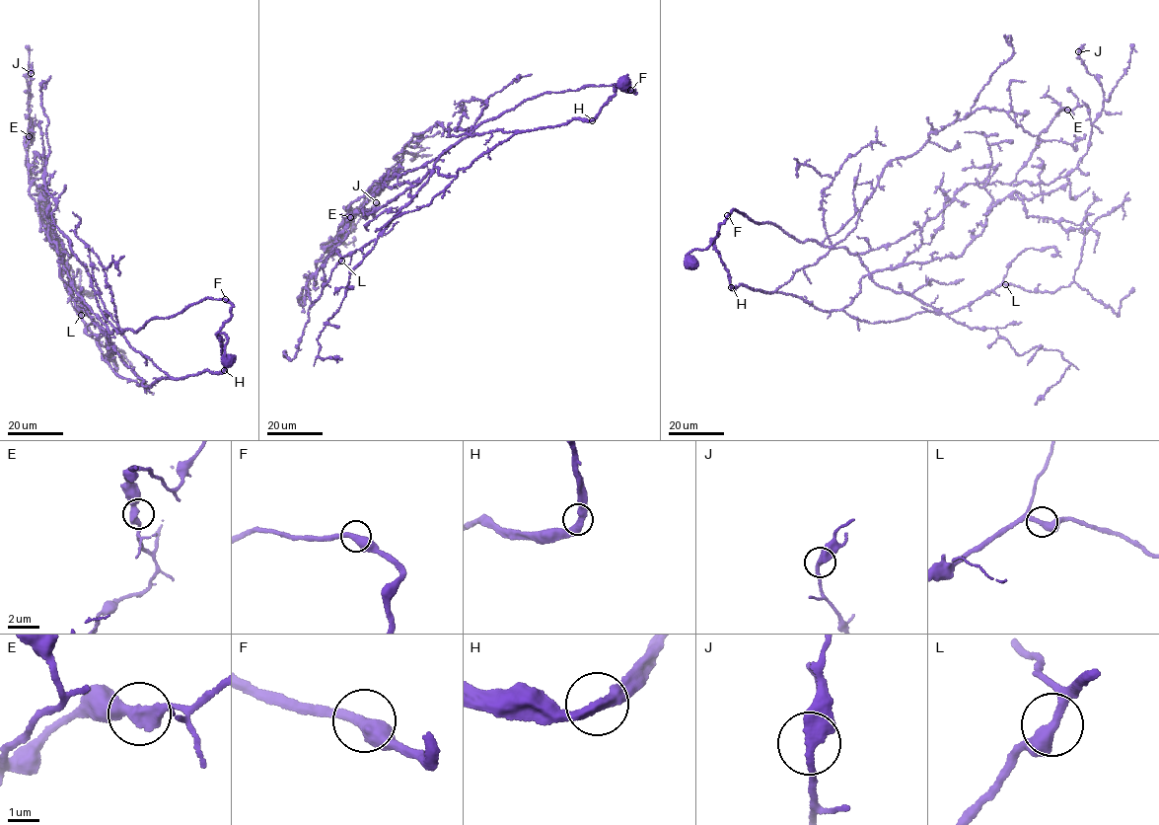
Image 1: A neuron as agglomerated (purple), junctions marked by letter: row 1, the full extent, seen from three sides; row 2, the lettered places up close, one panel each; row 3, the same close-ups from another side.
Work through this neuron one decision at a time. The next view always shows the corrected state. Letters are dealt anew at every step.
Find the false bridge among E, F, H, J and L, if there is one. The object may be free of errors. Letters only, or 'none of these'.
none of these

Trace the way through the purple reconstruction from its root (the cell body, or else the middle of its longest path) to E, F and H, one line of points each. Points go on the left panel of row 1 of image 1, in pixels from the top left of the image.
E: (229, 362), (218, 333), (224, 370), (169, 377), (93, 314), (40, 231), (29, 136)
F: (229, 362), (225, 357), (226, 336), (221, 333), (216, 336), (231, 315), (232, 305), (225, 299)
H: (229, 362), (225, 357), (226, 336), (218, 333), (216, 337), (222, 341), (224, 370)

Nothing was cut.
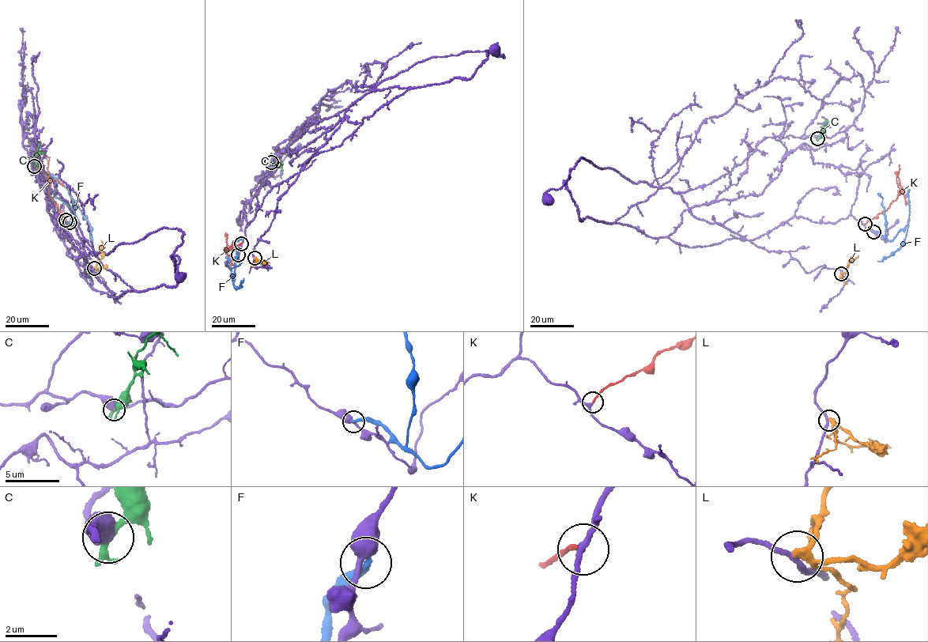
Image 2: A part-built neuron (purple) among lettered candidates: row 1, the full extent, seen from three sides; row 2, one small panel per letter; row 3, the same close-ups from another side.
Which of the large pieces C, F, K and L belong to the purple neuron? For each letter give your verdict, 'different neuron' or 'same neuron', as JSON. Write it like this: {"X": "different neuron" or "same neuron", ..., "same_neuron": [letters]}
{"C": "different neuron", "F": "different neuron", "K": "same neuron", "L": "different neuron", "same_neuron": ["K"]}

